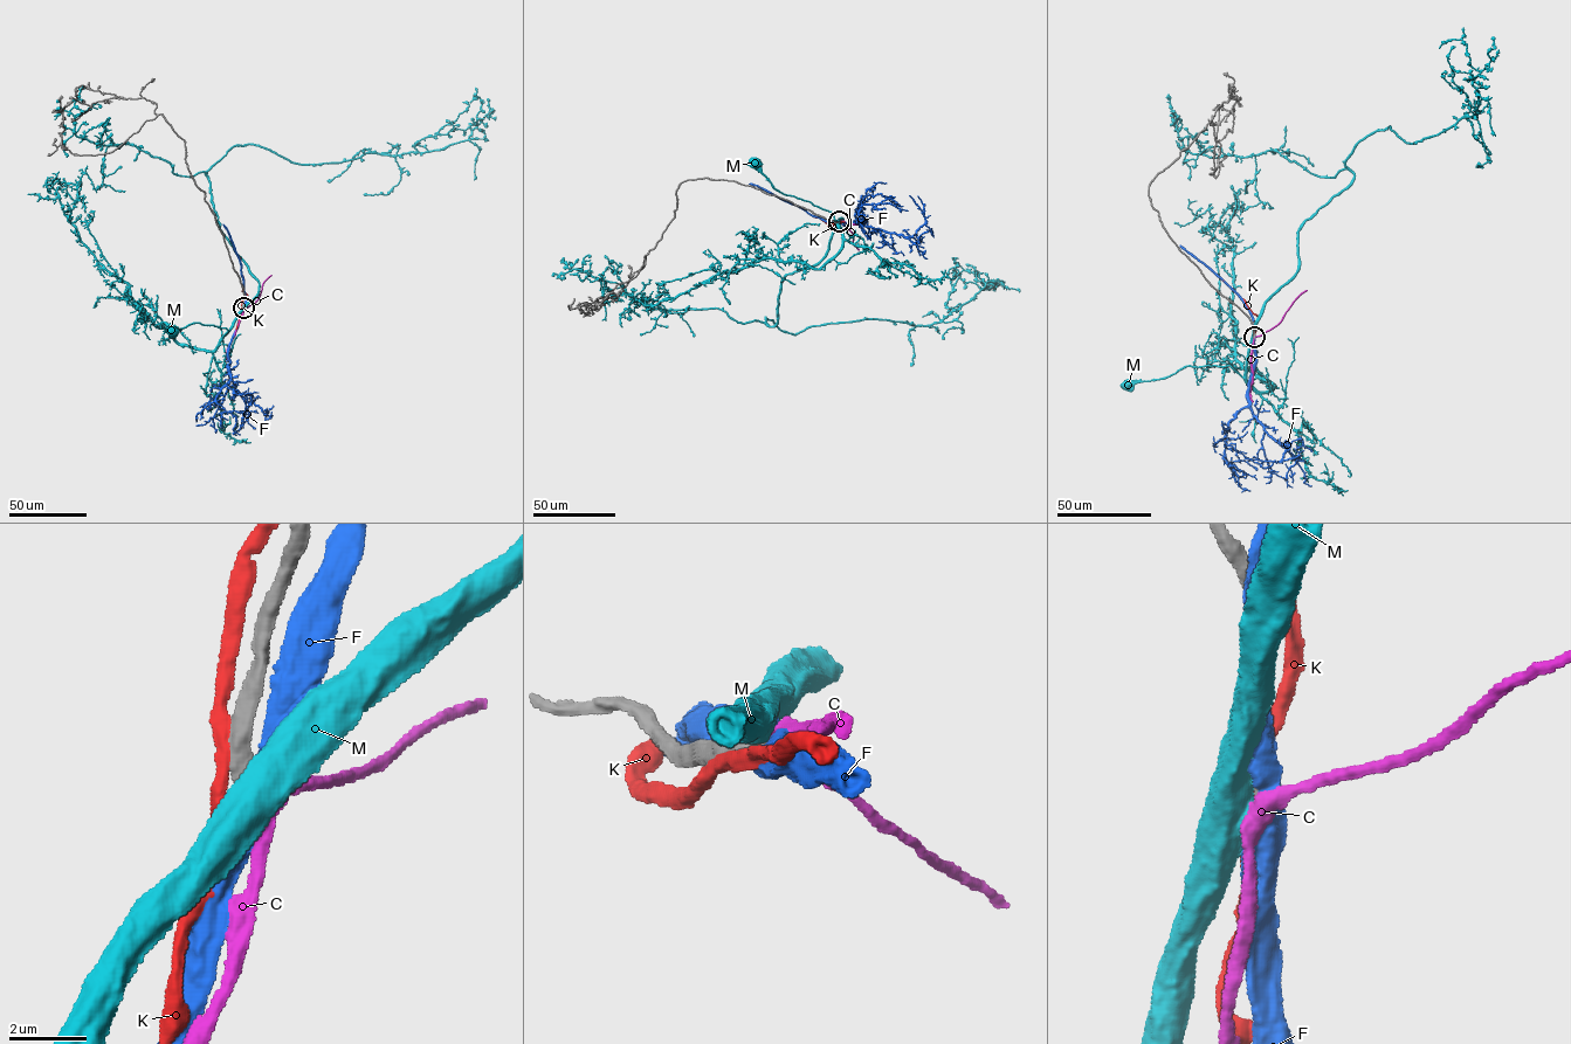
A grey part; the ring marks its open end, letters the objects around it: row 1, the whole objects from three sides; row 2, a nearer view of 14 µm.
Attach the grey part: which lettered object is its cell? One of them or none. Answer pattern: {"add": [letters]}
{"add": ["C"]}

